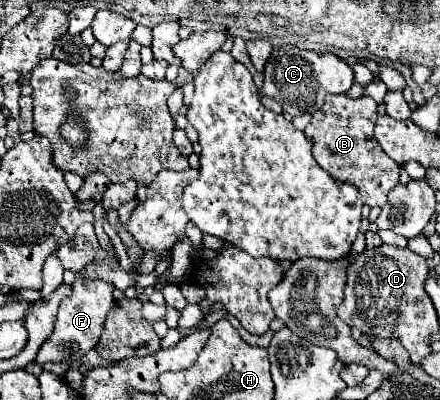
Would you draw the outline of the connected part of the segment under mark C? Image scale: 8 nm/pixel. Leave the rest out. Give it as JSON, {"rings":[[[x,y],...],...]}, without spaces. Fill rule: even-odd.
{"rings":[[[278,45],[272,49],[272,55],[264,69],[264,89],[262,93],[274,101],[278,101],[284,113],[302,115],[314,113],[324,105],[324,97],[332,93],[346,93],[354,85],[352,67],[336,57],[334,53],[316,53],[304,51],[294,45]]]}

